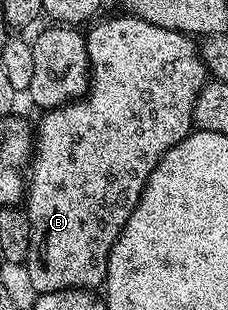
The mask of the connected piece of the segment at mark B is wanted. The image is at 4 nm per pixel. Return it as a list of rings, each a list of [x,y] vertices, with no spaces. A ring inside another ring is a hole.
[[[120,16],[113,17],[110,21],[98,20],[92,26],[94,29],[85,37],[91,74],[89,92],[70,104],[60,105],[57,109],[42,112],[40,114],[41,122],[35,125],[35,144],[27,166],[27,196],[23,201],[23,208],[28,213],[31,223],[31,247],[29,248],[29,257],[23,263],[23,270],[25,269],[26,275],[29,276],[29,285],[33,288],[34,294],[63,291],[64,289],[96,290],[98,287],[104,286],[111,247],[119,239],[127,219],[131,219],[131,211],[135,211],[151,171],[155,171],[159,159],[163,159],[165,152],[175,143],[183,140],[194,128],[195,99],[200,95],[201,88],[207,84],[207,70],[204,61],[201,60],[198,42],[192,36],[179,31],[167,31],[167,27],[155,27],[155,23],[147,23],[138,17]]]

